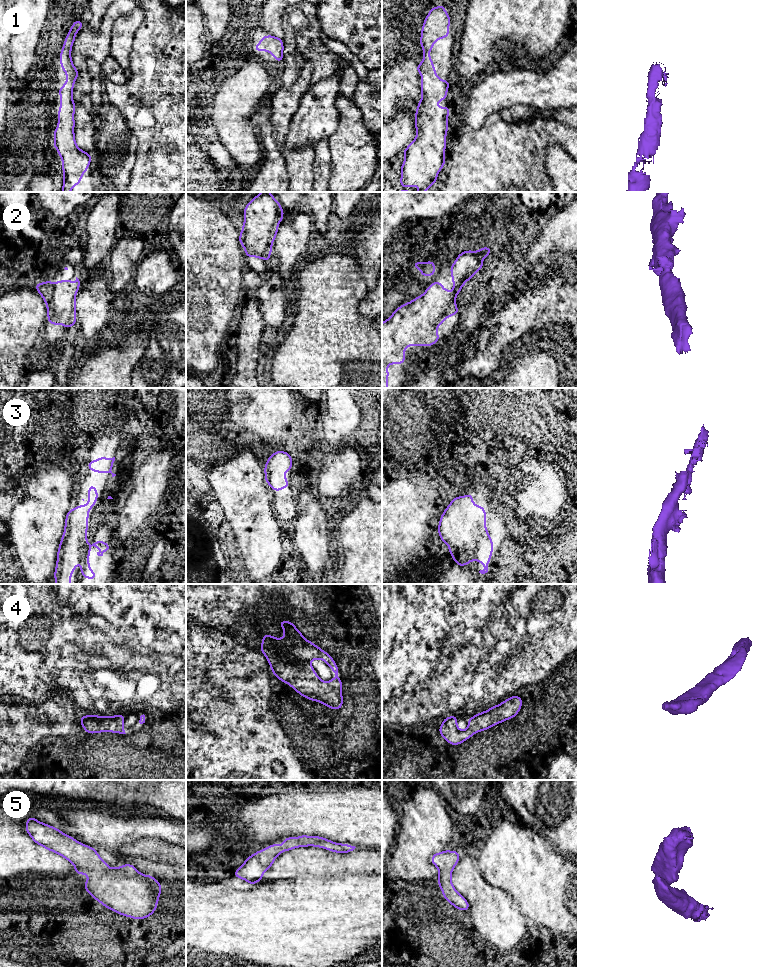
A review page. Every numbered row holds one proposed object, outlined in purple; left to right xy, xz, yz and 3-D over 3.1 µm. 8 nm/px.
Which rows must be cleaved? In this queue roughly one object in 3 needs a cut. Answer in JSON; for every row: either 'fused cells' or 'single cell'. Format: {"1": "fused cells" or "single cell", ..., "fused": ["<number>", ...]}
{"1": "single cell", "2": "single cell", "3": "single cell", "4": "single cell", "5": "single cell", "fused": []}

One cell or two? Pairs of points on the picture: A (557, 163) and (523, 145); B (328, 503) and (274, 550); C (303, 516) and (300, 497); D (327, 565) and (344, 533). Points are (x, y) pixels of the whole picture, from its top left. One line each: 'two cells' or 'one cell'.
A: two cells
B: two cells
C: two cells
D: one cell

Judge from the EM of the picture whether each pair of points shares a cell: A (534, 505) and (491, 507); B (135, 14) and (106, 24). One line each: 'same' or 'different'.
A: different
B: different

